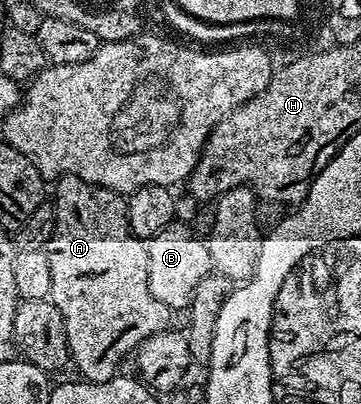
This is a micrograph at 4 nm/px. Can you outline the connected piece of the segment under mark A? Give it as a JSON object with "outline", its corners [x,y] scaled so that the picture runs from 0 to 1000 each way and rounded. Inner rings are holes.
{"outline":[[[169,436],[150,448],[152,488],[147,502],[152,507],[152,567],[147,569],[147,589],[127,609],[127,629],[136,639],[136,681],[147,696],[141,710],[139,740],[158,757],[158,767],[169,767],[169,787],[180,797],[180,827],[191,847],[191,866],[197,869],[194,899],[208,901],[208,911],[222,921],[233,943],[266,950],[269,946],[302,946],[332,918],[330,899],[338,896],[341,881],[360,884],[366,874],[382,864],[385,854],[402,849],[416,832],[438,822],[465,819],[463,802],[479,782],[479,765],[457,757],[457,748],[435,748],[435,738],[424,738],[424,728],[413,718],[413,629],[399,597],[374,584],[363,574],[357,559],[357,540],[352,537],[352,500],[332,478],[305,475],[299,465],[283,465],[266,455],[235,450],[211,436]]]}

